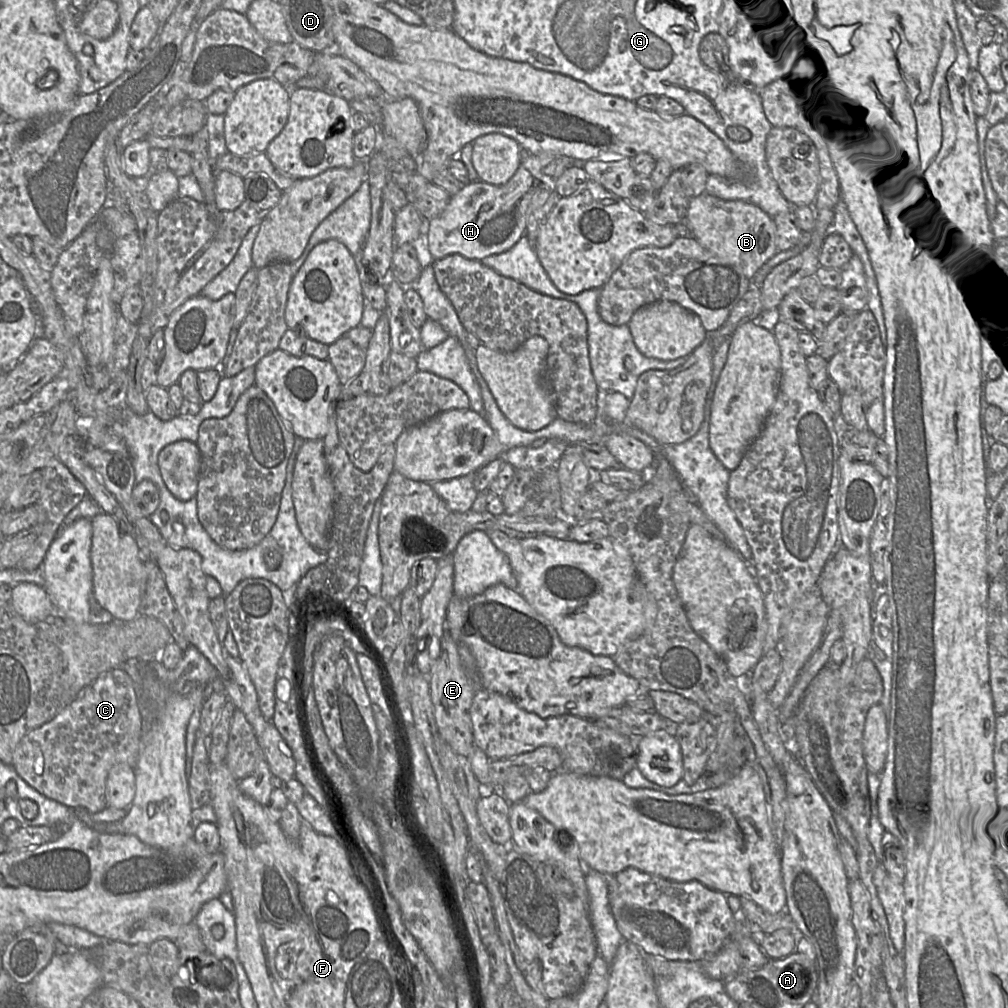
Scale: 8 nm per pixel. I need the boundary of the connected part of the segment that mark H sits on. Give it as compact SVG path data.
M555 154L530 155L529 158L521 161L516 173L504 185L491 185L481 180L464 185L457 194L451 196L444 212L429 221L428 246L433 259L438 260L457 254L469 260L481 261L488 256L508 251L525 235L528 196L539 188L555 191L556 182L566 169L584 168L584 164L582 160L568 160L565 156Z

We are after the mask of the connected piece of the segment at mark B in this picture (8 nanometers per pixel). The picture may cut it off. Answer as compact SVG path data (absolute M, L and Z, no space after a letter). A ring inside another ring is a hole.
M703 192L690 200L686 224L701 246L740 269L749 279L779 251L773 218L749 202L723 200Z

